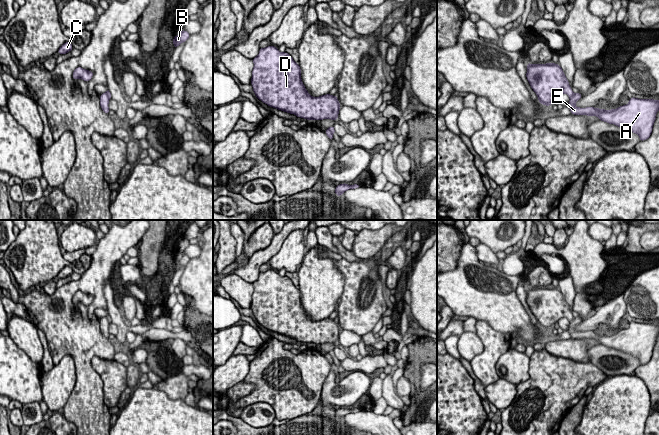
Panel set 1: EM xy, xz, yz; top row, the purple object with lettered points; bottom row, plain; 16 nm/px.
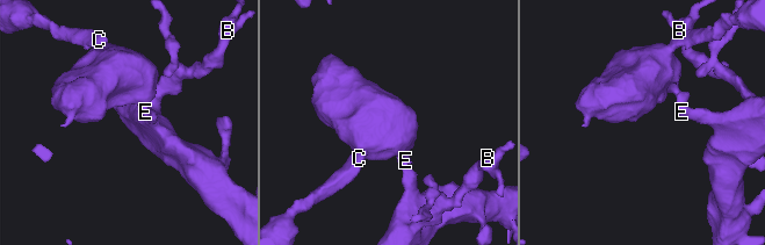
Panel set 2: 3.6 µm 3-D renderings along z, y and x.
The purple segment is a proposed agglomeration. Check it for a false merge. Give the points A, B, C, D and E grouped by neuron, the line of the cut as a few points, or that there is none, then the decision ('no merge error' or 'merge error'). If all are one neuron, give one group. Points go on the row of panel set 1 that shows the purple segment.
groups A B E / C D; cut yz (574, 93), (570, 98); merge error

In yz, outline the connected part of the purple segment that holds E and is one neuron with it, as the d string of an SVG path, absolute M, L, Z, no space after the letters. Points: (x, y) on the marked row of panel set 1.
M574 93L570 98L568 107L573 115L594 115L601 121L631 130L639 136L640 141L650 137L656 114L659 111L659 100L632 97L627 105L605 110L594 107L576 107L575 103L581 97L581 93Z

